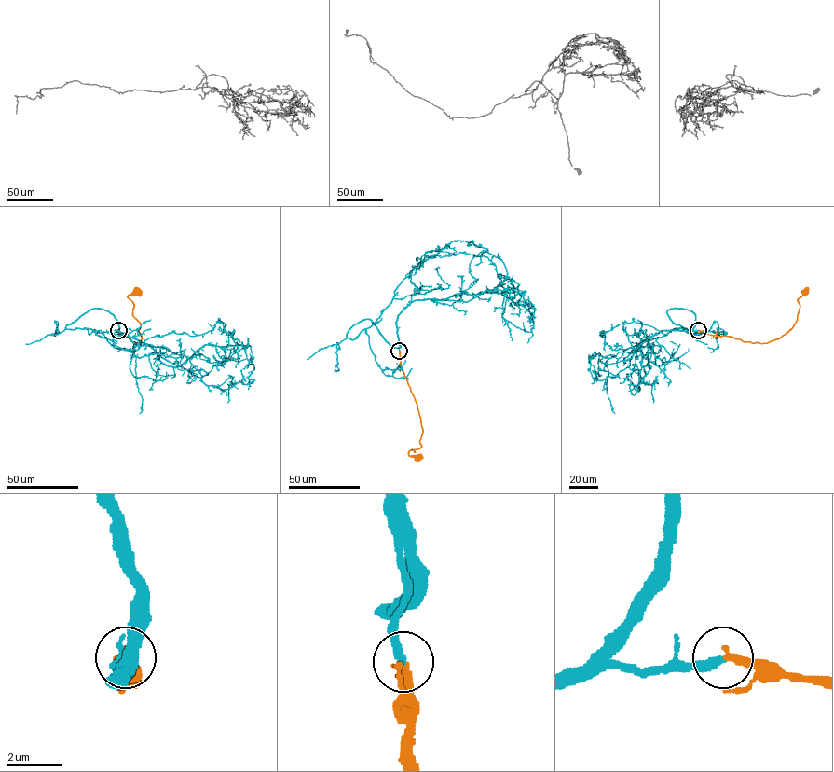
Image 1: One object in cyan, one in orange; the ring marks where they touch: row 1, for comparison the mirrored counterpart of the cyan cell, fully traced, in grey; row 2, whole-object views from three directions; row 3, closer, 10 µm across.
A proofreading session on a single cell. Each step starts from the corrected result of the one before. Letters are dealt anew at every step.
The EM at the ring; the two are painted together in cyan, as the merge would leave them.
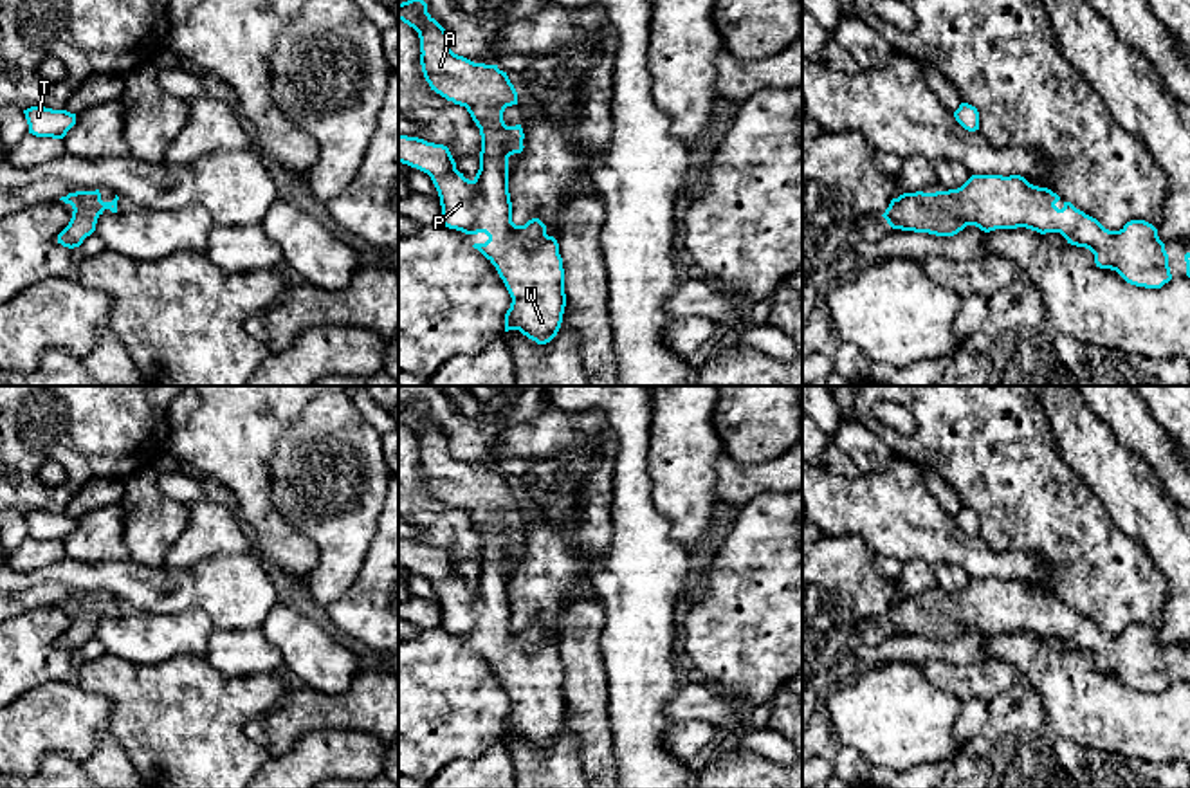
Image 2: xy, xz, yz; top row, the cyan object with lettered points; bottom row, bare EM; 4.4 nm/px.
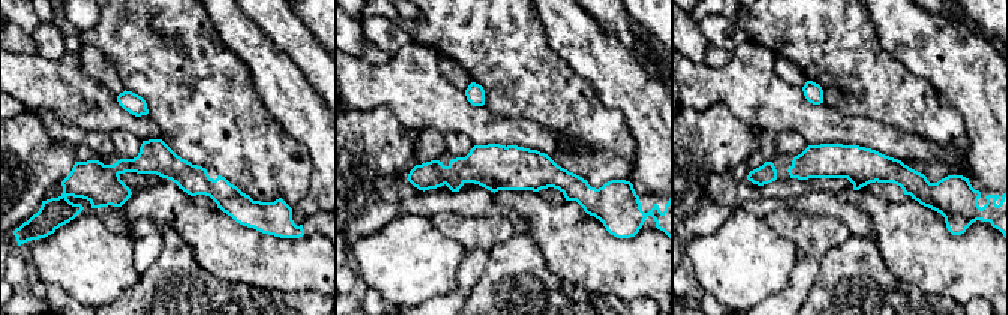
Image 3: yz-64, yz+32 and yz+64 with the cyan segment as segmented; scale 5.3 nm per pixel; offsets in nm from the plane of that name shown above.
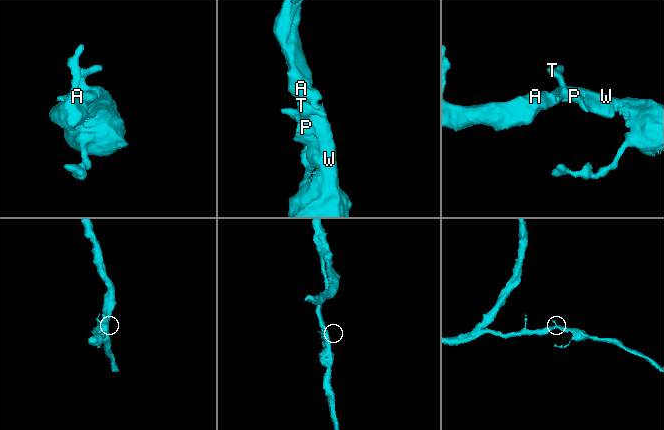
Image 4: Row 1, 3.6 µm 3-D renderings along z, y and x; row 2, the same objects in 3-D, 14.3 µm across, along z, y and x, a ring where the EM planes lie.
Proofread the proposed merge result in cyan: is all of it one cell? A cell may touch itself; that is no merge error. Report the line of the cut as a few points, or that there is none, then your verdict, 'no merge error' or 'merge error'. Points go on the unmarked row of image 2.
no cut | no merge error

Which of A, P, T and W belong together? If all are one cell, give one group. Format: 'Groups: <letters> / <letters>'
Groups: A P T W

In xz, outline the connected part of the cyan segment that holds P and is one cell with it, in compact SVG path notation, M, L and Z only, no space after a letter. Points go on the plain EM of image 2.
M422 402L398 408L398 424L418 436L420 469L431 494L465 510L481 539L480 573L472 584L456 573L447 550L418 541L398 539L398 566L431 581L445 631L489 640L472 651L496 671L512 701L505 736L519 734L546 748L563 727L564 673L559 647L539 622L525 629L512 626L508 561L523 555L525 537L521 528L507 530L503 516L517 509L517 496L498 469L454 458Z

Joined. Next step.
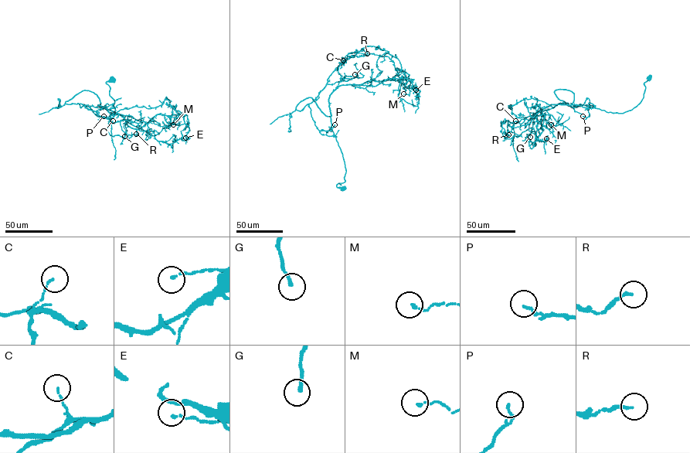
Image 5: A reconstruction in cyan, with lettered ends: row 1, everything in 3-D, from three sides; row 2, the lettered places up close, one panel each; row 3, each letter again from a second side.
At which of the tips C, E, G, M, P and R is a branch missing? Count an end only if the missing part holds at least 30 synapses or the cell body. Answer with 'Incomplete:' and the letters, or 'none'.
Incomplete: none

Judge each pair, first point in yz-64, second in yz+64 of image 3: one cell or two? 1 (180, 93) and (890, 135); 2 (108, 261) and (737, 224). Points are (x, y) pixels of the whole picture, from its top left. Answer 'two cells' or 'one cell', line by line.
1: two cells
2: one cell

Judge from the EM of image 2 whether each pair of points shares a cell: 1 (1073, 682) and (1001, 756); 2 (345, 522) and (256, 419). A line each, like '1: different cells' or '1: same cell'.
1: different cells
2: different cells

